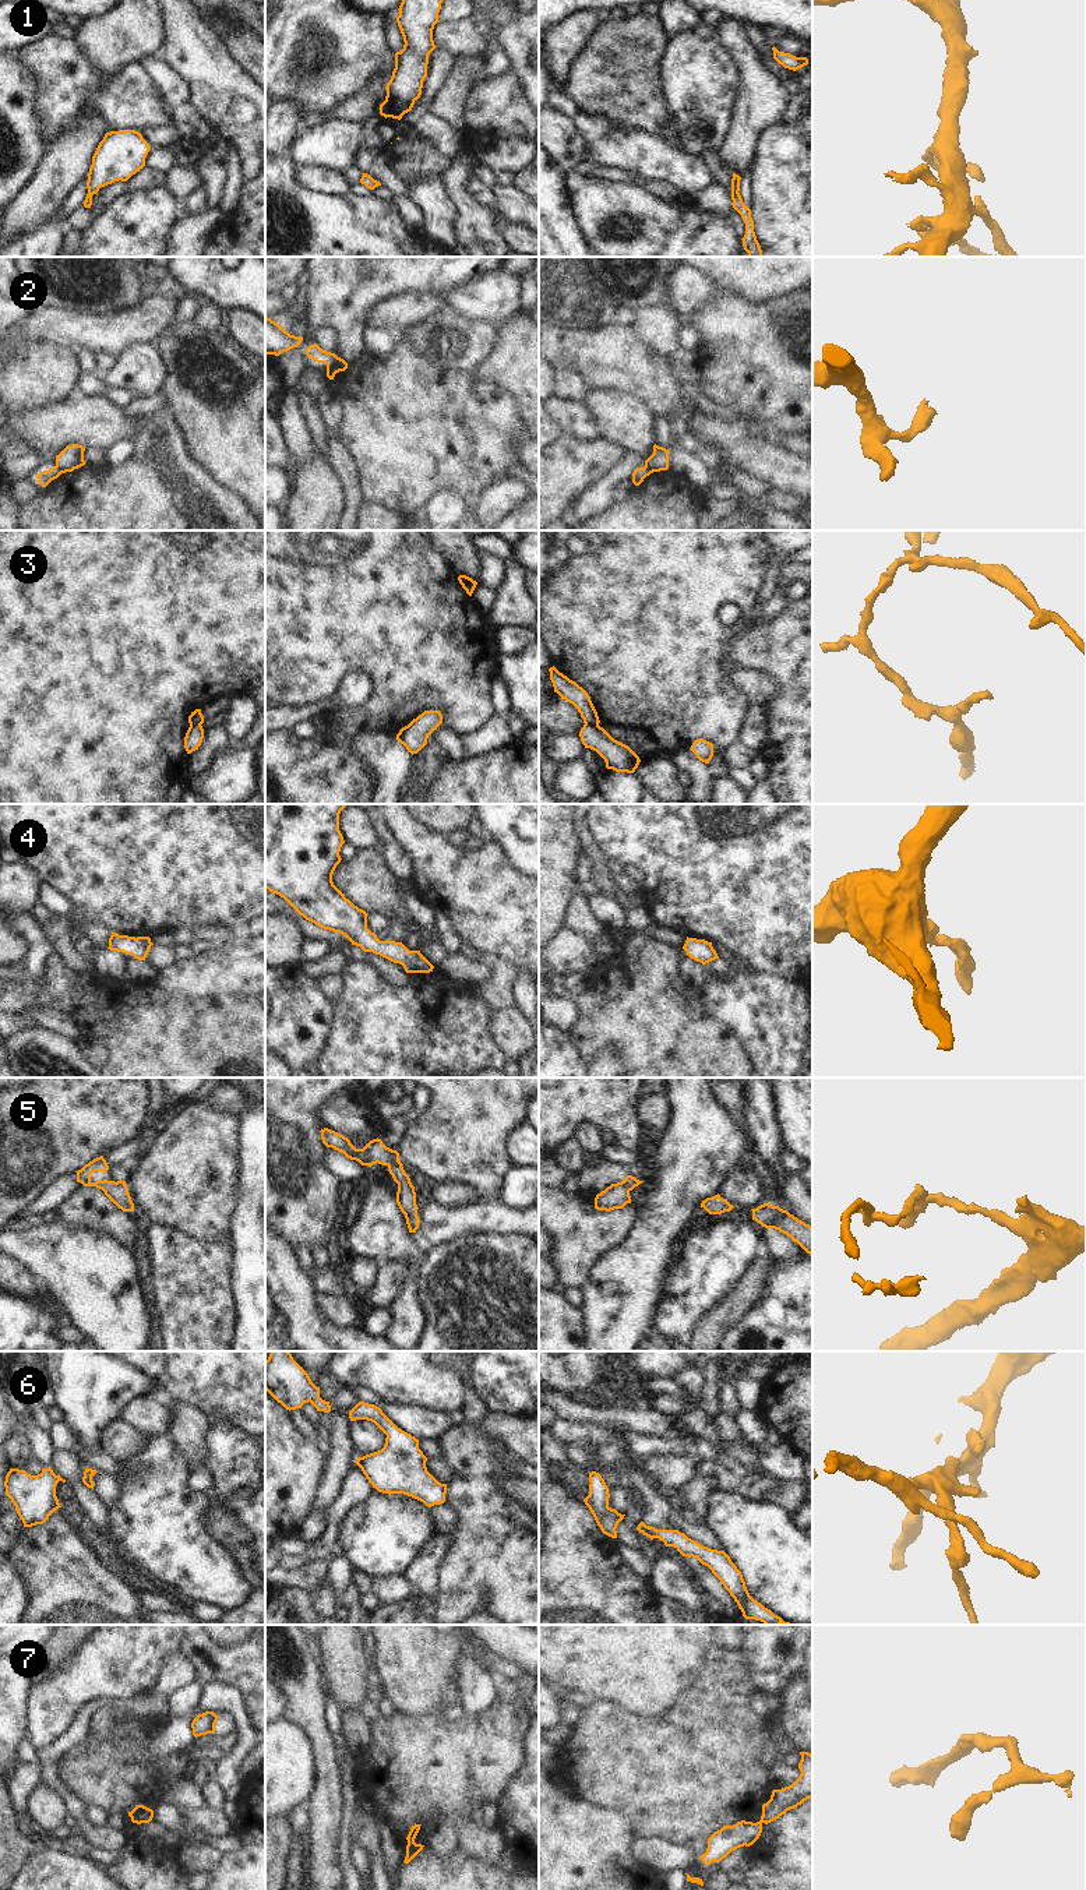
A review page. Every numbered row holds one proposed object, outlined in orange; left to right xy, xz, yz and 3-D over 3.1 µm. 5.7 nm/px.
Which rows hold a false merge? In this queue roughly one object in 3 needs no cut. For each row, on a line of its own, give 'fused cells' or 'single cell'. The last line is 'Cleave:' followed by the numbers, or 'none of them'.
1: single cell
2: fused cells
3: fused cells
4: single cell
5: fused cells
6: single cell
7: fused cells
Cleave: 2, 3, 5, 7

